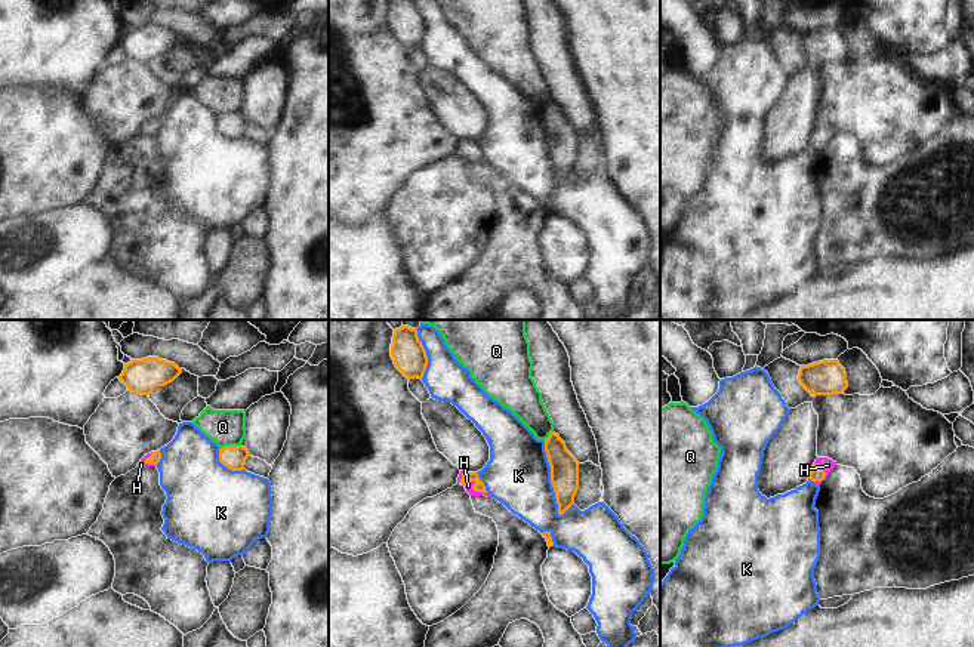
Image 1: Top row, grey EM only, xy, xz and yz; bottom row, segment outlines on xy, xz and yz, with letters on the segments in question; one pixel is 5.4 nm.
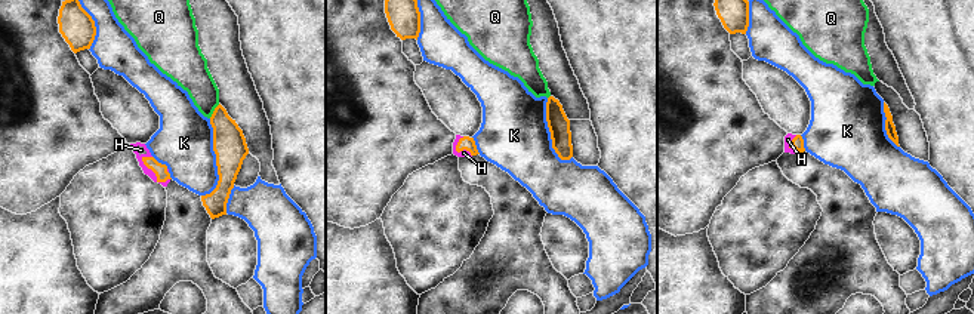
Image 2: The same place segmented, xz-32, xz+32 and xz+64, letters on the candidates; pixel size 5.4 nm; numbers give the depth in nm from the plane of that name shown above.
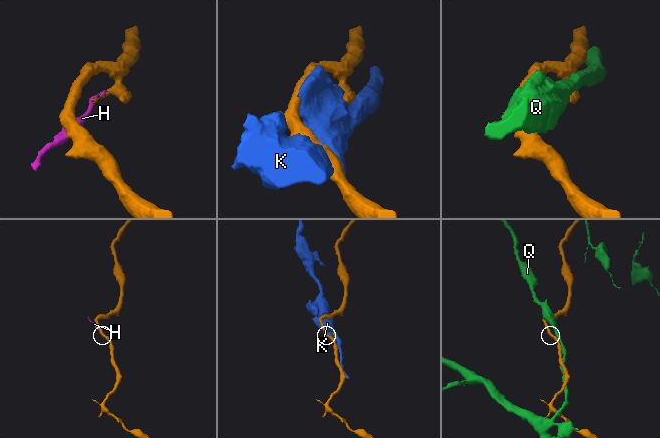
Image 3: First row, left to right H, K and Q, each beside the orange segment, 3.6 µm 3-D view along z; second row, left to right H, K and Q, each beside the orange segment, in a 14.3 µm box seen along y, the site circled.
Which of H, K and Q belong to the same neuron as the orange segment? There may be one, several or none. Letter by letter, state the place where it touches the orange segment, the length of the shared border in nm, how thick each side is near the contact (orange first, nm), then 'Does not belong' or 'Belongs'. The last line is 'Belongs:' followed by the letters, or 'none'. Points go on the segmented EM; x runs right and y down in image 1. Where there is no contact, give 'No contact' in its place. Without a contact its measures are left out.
H: Touches orange at xz (472, 487). Shared border 130 nm. Thickness 60 nm (orange) against 40 nm. Belongs
K: Touches orange at xz (551, 478). Shared border 420 nm. Thickness 160 nm (orange) against 360 nm. Does not belong
Q: Touches orange at xy (230, 446). Shared border 120 nm. Thickness 130 nm (orange) against 190 nm. Does not belong
Belongs: H.

